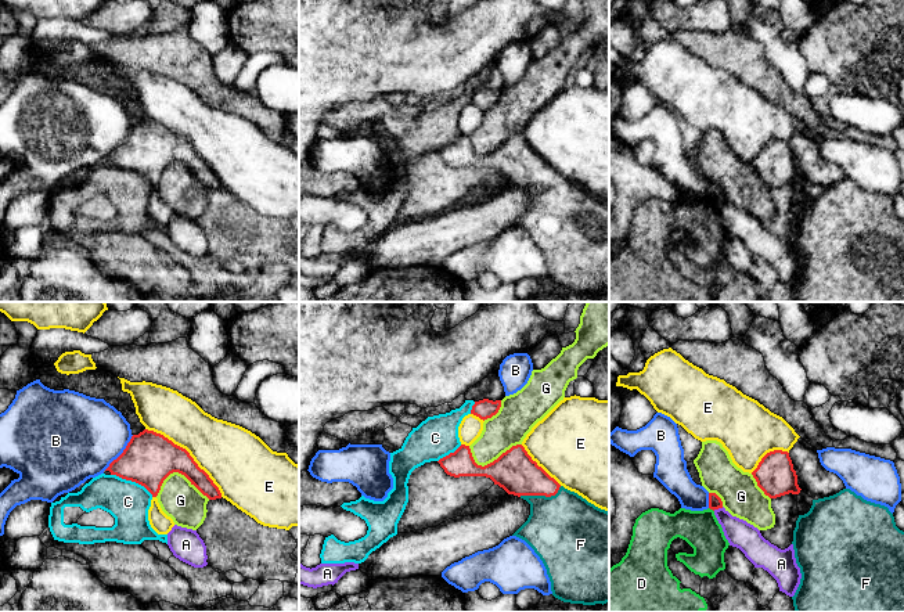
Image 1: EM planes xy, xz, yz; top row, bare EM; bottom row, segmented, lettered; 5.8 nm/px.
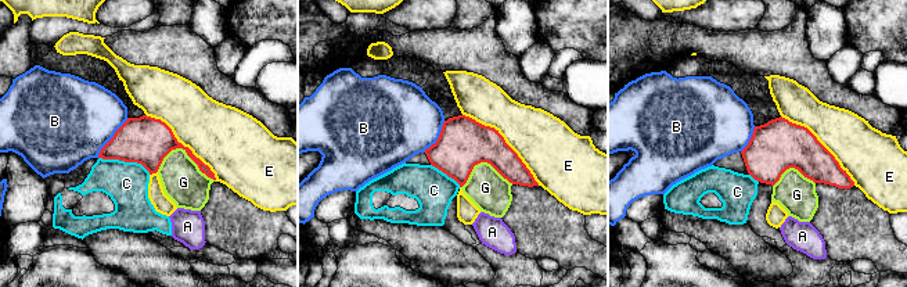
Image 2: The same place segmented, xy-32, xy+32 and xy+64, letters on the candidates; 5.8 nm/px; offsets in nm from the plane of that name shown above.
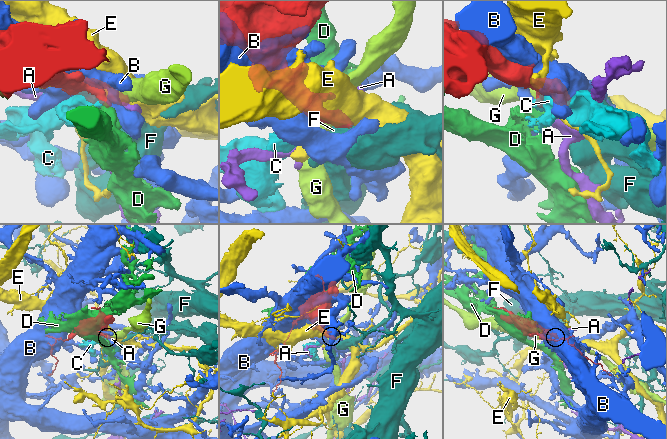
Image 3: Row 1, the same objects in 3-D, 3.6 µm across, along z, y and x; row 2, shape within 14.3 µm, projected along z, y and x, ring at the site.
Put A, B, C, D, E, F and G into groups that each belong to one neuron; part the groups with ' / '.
A / B / C D / E / F / G

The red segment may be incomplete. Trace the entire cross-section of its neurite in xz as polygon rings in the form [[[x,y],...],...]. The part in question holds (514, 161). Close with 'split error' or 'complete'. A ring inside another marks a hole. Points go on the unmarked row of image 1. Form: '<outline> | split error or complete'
[[[461,134],[454,143],[437,151],[450,166],[486,166],[508,184],[530,194],[527,210],[512,224],[525,230],[543,251],[551,271],[552,285],[563,292],[595,295],[609,292],[609,202],[595,197],[575,181],[561,176],[527,144],[522,134],[512,136],[493,152],[482,156],[472,147],[469,136]]] | split error

